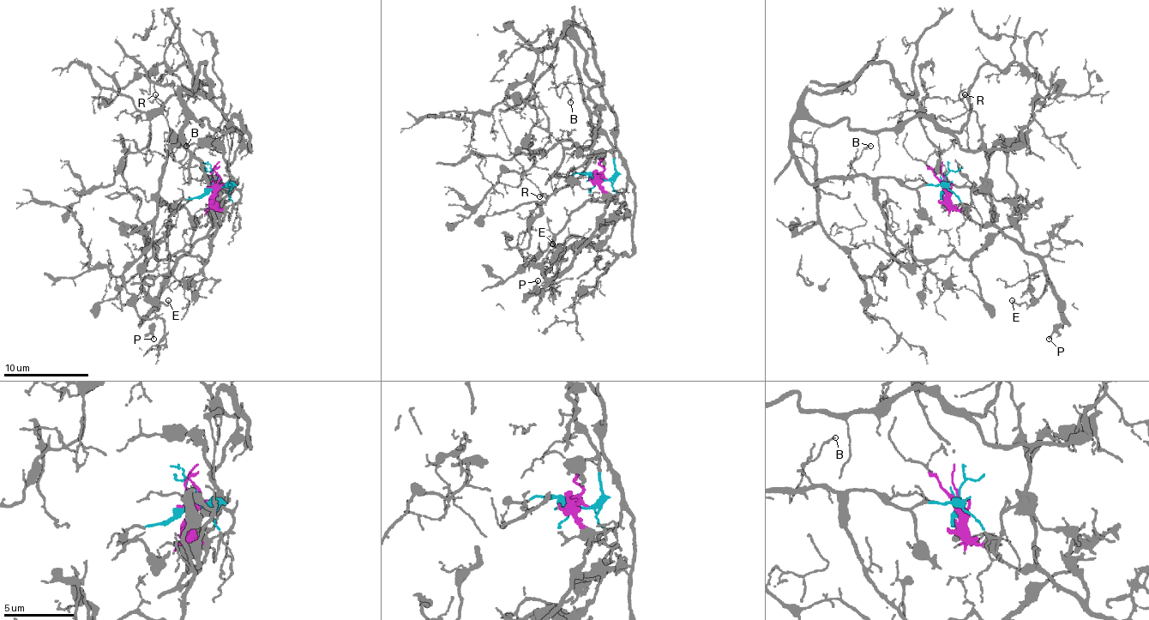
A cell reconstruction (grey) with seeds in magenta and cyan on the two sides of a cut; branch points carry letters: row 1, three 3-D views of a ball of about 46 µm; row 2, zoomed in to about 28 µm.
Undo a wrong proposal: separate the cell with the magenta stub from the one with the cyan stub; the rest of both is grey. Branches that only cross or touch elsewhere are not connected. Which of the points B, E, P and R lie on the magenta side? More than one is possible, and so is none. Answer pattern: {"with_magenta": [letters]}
{"with_magenta": ["E", "P"]}

